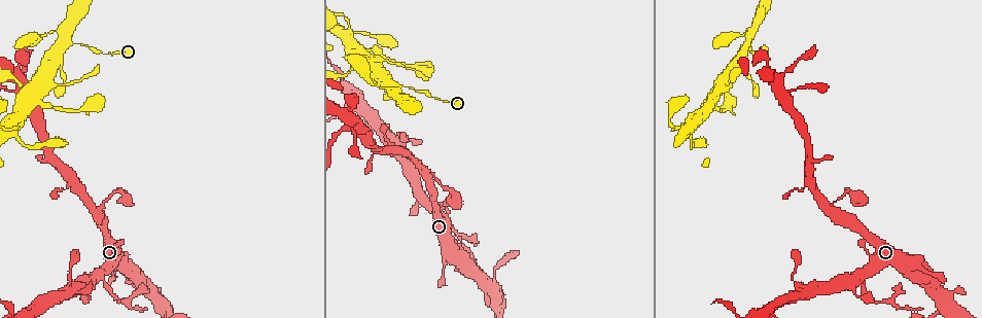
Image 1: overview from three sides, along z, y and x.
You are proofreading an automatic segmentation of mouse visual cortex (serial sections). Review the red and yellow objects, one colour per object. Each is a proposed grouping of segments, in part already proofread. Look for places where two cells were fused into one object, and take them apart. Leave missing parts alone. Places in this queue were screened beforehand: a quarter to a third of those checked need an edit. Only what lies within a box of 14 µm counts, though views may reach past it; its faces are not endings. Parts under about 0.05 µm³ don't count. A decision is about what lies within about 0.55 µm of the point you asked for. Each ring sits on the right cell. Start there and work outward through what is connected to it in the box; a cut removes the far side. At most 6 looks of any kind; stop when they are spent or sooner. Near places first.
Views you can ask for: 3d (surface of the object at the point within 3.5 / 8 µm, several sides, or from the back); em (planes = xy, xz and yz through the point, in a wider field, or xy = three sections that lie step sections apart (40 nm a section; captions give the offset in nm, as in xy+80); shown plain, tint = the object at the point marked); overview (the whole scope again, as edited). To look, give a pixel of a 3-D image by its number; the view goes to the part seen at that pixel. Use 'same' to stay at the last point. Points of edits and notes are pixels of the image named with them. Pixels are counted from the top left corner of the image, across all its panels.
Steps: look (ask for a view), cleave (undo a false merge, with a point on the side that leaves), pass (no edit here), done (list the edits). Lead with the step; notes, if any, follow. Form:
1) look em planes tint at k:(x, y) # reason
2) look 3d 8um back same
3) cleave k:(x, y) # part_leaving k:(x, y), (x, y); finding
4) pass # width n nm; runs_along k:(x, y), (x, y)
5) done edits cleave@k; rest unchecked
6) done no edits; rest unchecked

look 3d 8um at 1:(400, 86) # abrupt turn

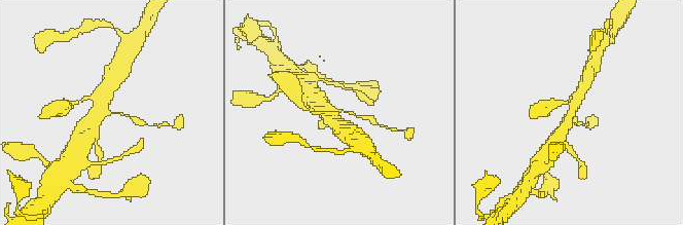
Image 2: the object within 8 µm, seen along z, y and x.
look 3d 3.5um at 2:(107, 113)

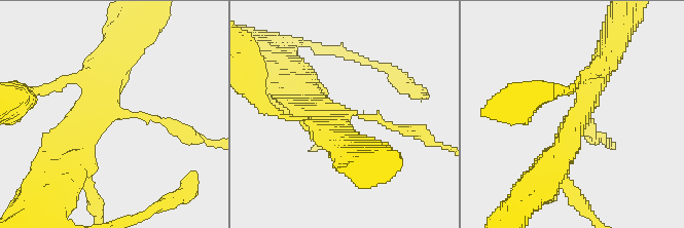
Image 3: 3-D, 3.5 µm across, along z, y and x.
look em xy step 2 tint at 3:(111, 115) # arms 4; arm_widths 100, 150, 350, 350 nm; shape alone is not enough

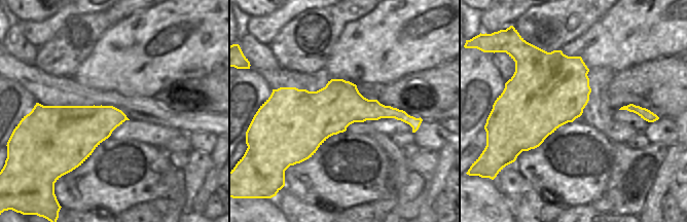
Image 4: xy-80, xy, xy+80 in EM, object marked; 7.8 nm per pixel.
pass # runs_along 3:(406, 130), (301, 102); continuous, no second cell

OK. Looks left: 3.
look 3d 8um at 1:(96, 214) # sudden change in width

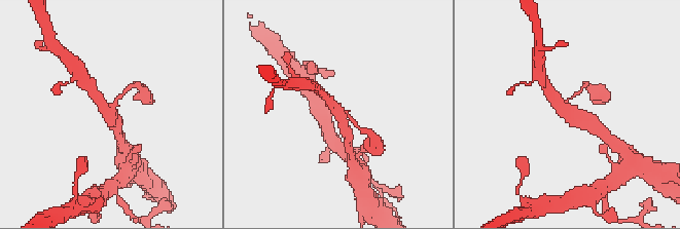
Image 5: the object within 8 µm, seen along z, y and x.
look em xy step 1 tint at 5:(109, 113) # arms 3; arm_widths 150, 400, 400 nm; now the EM

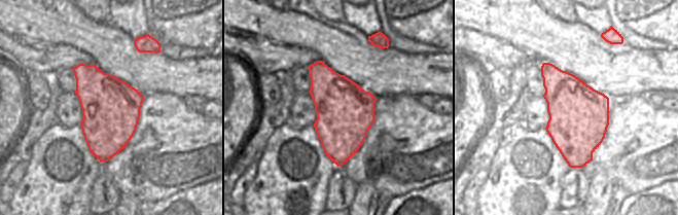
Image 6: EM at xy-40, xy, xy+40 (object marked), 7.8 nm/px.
pass # runs_along 5:(591, 121), (564, 111), (550, 89); one cell here

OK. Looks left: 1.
done no edits; rest unchecked

